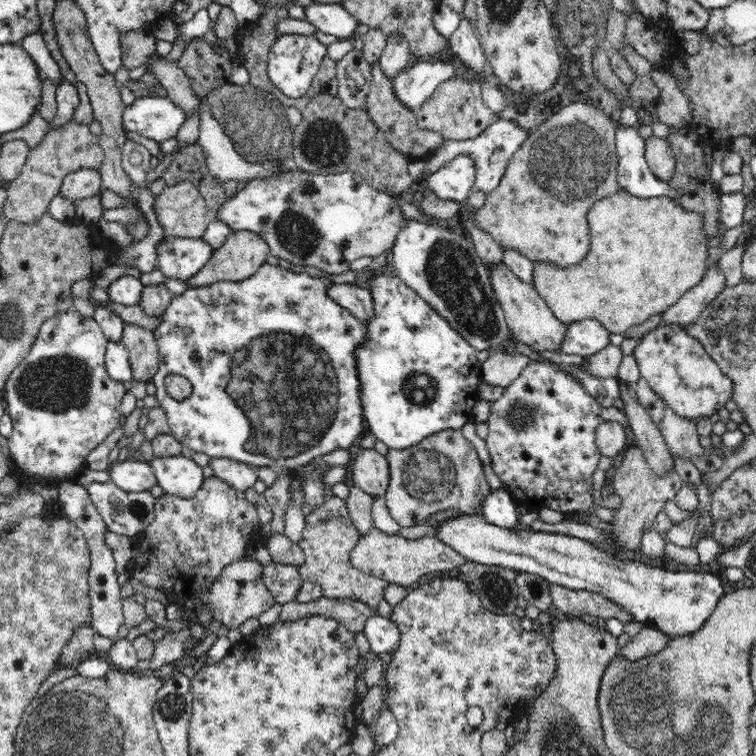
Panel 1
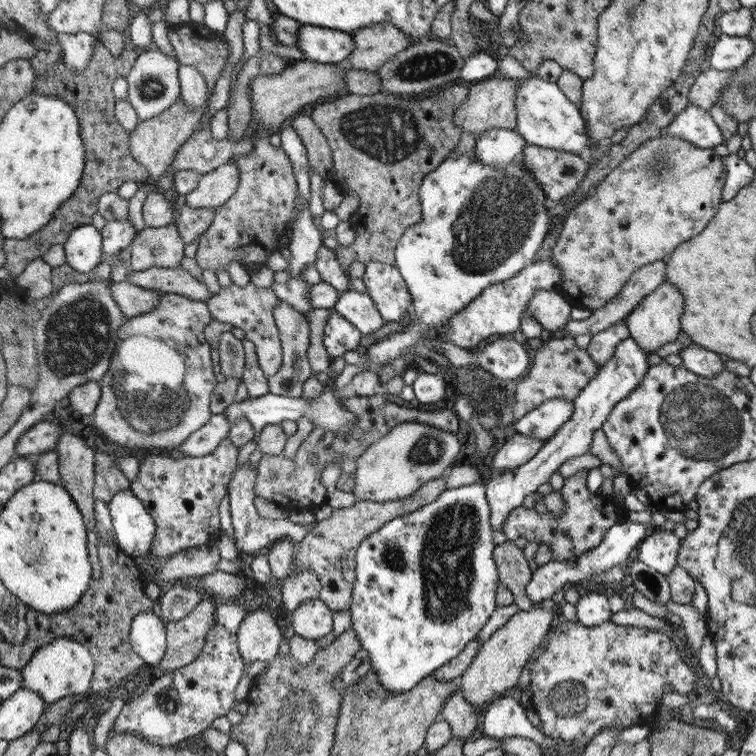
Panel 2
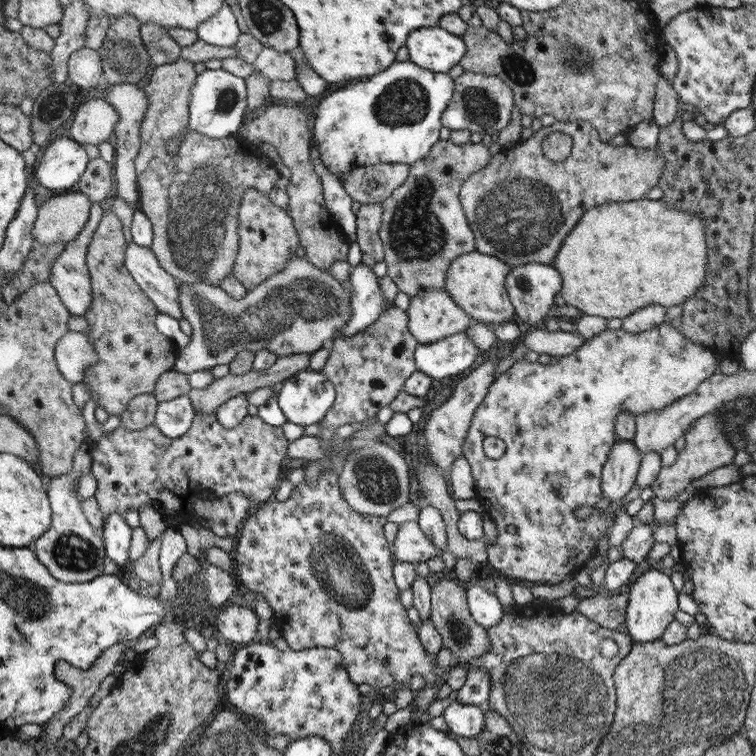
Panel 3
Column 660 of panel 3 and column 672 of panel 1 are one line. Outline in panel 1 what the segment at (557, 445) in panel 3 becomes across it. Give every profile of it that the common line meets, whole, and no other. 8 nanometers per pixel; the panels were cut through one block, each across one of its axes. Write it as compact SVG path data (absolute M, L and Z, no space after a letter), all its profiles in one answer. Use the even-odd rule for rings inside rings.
M658 326L656 330L648 332L636 346L634 350L636 362L640 366L642 378L648 380L648 384L652 386L652 390L666 402L666 406L670 406L674 410L674 414L678 414L680 418L688 418L688 420L698 420L702 416L708 418L718 418L718 412L726 408L726 404L732 400L732 392L734 392L734 380L730 376L726 376L722 372L722 368L716 364L716 360L710 358L710 354L706 352L704 344L700 340L696 340L694 336L690 336L682 326Z

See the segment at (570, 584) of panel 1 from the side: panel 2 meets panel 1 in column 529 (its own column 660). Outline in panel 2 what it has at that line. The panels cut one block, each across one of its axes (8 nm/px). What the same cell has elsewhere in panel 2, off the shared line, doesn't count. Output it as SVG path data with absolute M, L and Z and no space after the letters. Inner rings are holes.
M655 530L655 534L647 536L647 540L643 540L643 544L637 546L639 552L639 562L643 562L647 568L653 568L661 574L669 574L675 568L675 562L679 562L679 540L675 538L675 534L667 532L667 530Z

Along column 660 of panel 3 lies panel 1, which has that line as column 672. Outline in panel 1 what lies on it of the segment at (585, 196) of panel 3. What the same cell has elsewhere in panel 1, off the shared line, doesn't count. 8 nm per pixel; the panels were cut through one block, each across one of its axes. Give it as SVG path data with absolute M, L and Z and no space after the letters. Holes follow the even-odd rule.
M648 138L646 140L646 160L648 168L662 182L672 182L676 172L676 156L670 148L670 142L664 138Z

